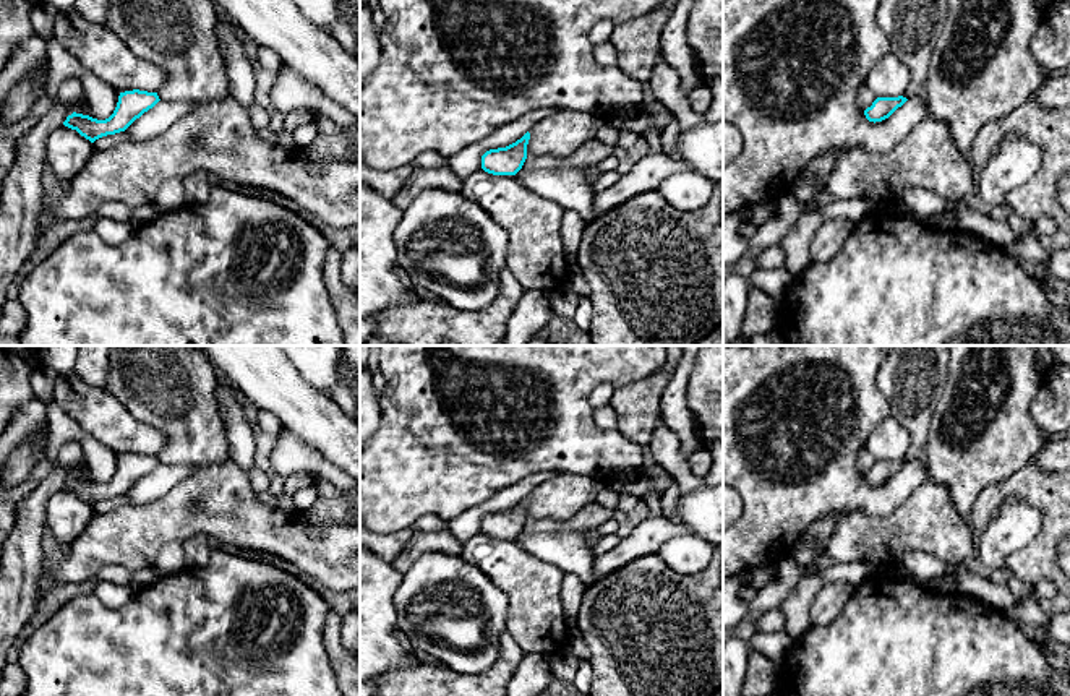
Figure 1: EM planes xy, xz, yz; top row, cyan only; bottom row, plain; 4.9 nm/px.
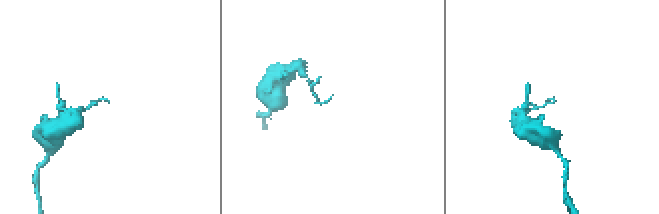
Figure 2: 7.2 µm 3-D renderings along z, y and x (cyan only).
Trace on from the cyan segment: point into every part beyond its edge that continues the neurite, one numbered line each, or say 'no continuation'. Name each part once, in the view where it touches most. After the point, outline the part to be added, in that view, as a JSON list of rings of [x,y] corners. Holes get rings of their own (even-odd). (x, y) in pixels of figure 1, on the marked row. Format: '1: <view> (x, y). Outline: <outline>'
no continuation

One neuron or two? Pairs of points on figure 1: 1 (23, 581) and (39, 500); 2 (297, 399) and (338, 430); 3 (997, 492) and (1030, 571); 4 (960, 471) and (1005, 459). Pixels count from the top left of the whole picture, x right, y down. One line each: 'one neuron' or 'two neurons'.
1: one neuron
2: one neuron
3: one neuron
4: one neuron

